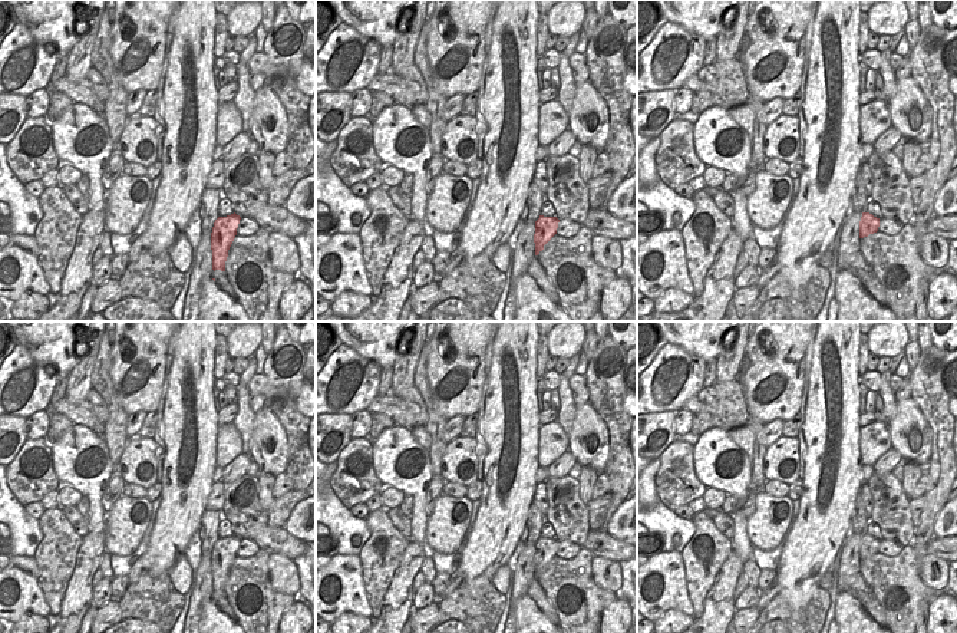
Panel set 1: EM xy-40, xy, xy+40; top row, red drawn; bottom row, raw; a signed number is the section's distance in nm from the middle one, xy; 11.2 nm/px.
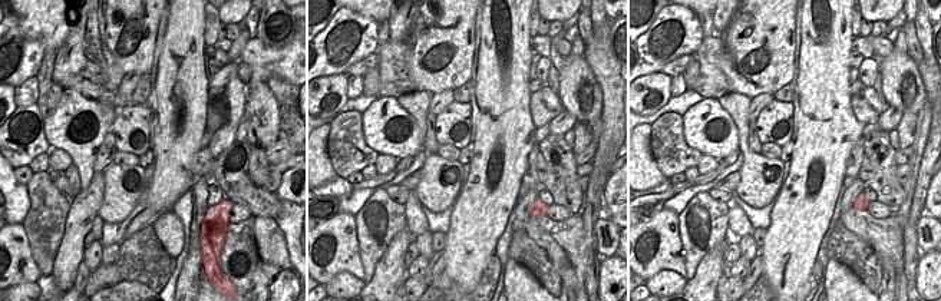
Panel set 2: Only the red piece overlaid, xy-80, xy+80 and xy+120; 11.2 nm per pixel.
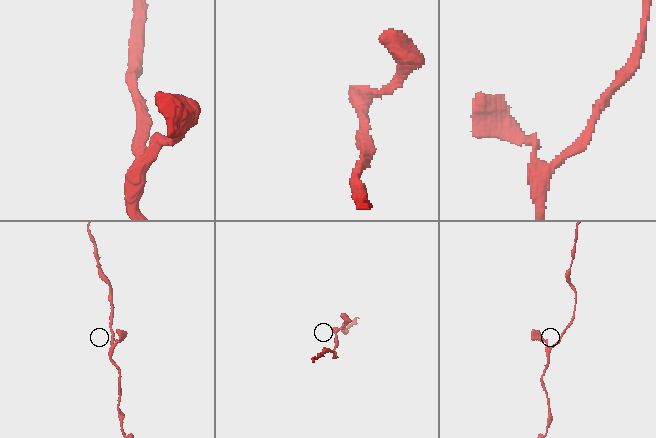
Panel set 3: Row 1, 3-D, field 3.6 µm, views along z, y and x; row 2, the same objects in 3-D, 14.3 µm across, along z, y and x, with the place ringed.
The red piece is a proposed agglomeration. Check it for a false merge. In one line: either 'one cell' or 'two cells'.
one cell

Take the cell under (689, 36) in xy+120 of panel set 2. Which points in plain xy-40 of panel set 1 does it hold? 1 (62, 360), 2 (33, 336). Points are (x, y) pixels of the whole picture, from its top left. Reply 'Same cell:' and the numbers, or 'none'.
Same cell: none

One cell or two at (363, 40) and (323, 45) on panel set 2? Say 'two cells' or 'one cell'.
one cell

